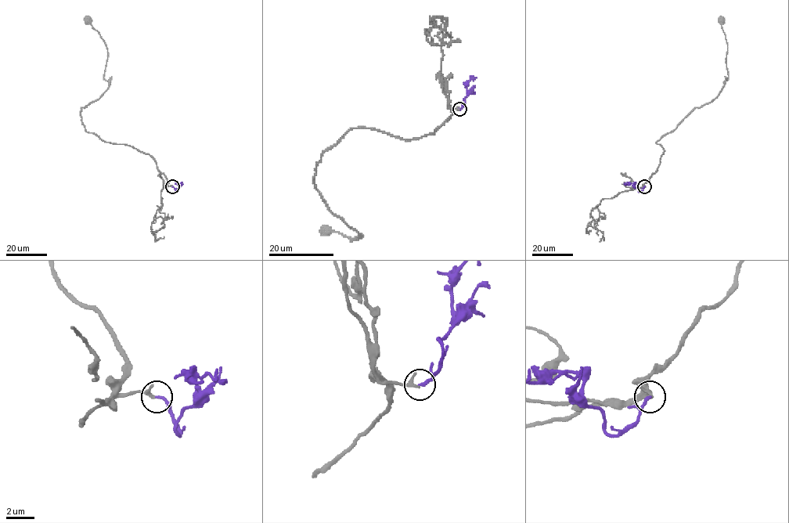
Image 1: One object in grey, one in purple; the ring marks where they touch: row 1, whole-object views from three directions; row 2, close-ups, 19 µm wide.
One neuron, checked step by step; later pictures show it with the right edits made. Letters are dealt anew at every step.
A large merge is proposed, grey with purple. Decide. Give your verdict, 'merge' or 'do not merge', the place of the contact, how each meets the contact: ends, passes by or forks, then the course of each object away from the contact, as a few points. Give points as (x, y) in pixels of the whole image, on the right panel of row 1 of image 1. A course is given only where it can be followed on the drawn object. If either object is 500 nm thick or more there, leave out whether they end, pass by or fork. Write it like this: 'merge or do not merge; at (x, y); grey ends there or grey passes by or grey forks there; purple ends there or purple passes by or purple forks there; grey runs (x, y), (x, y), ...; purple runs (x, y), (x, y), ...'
merge; at (644, 186); grey passes by; purple ends there; grey runs (645, 186), (657, 170), (664, 152), (656, 142), (696, 107), (712, 101), (728, 77), (727, 42), (722, 20); purple runs (644, 186), (639, 192), (632, 182), (623, 183)

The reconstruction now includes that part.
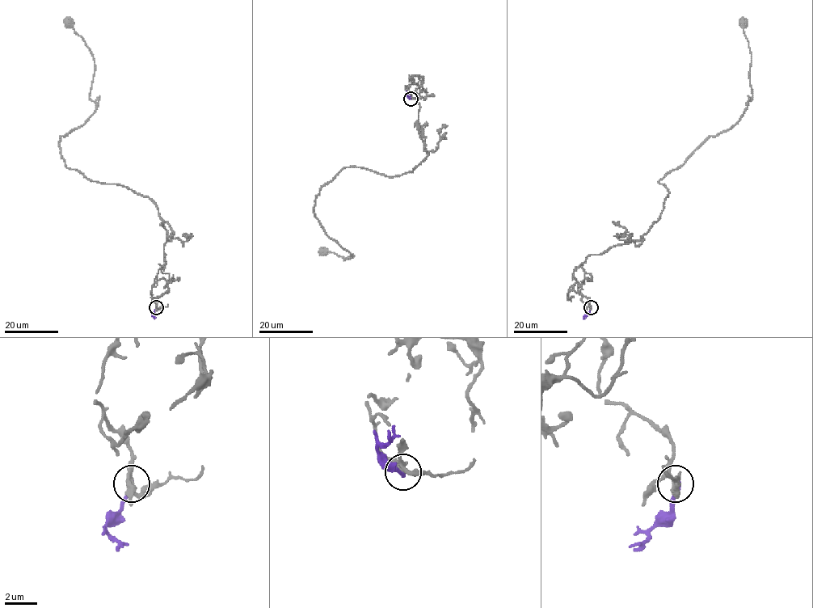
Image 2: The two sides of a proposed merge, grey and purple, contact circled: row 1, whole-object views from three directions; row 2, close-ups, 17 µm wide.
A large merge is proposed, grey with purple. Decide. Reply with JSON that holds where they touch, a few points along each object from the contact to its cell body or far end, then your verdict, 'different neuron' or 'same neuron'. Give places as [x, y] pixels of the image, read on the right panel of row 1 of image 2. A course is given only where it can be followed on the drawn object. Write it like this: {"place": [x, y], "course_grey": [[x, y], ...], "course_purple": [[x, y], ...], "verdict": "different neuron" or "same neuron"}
{"place": [591, 307], "course_grey": [[591, 307], [574, 269], [587, 256], [640, 239], [668, 194], [659, 181], [731, 128], [752, 97], [743, 23]], "course_purple": [[591, 307], [583, 318]], "verdict": "different neuron"}

